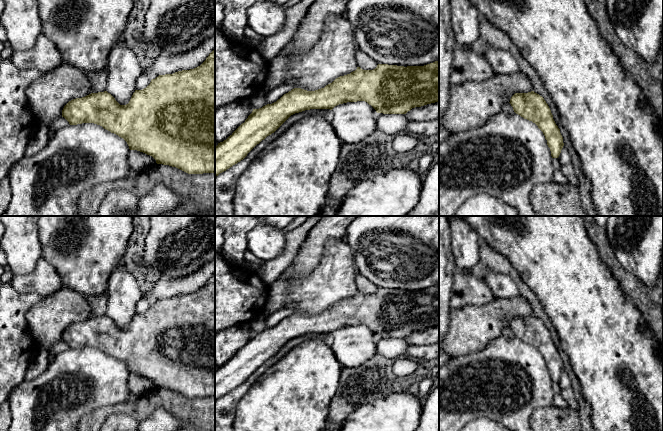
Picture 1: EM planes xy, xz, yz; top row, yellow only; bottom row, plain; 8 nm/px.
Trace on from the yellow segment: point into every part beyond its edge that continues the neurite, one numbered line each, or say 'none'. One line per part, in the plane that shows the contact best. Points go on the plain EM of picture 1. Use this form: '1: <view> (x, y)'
none

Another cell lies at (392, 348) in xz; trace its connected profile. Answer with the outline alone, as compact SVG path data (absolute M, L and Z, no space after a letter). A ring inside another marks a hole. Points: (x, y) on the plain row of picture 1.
M378 337L376 341L377 354L393 360L404 357L409 347L406 338Z

